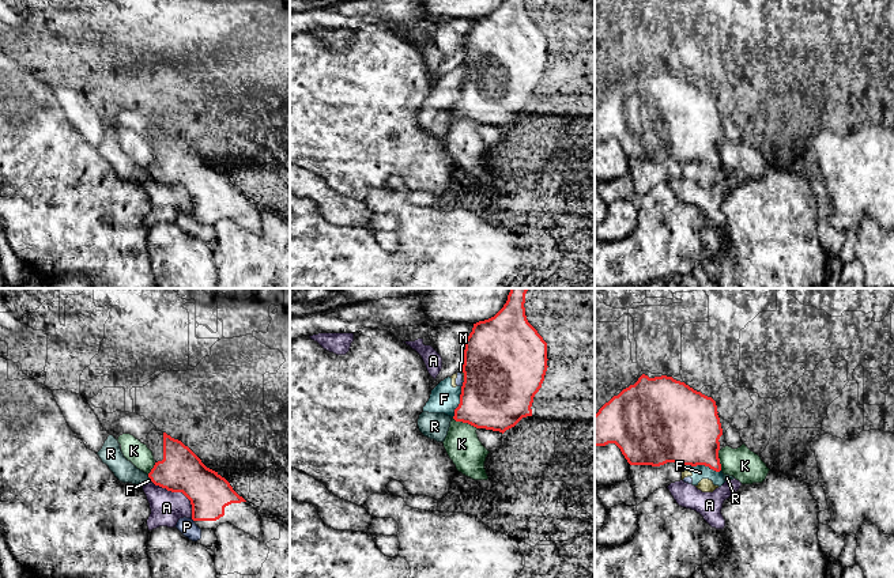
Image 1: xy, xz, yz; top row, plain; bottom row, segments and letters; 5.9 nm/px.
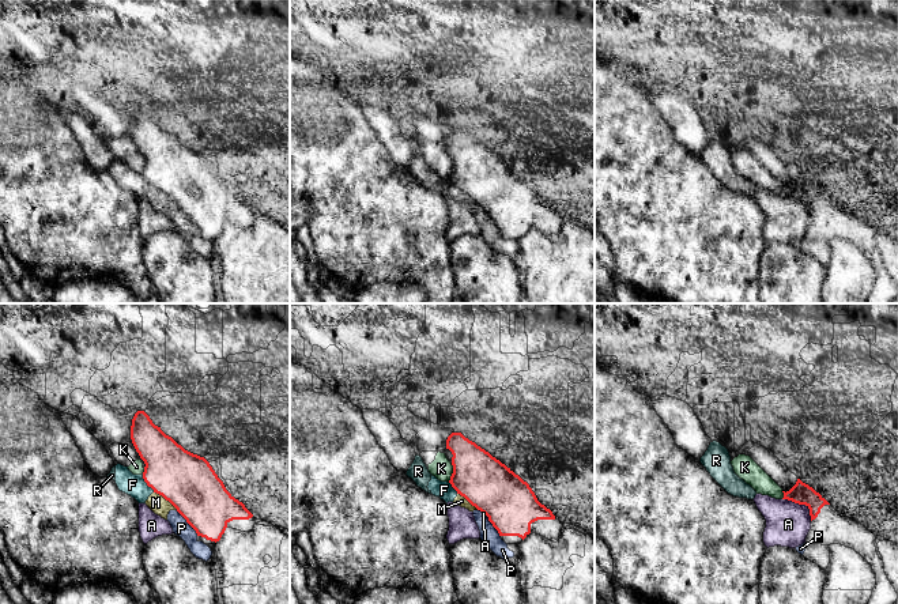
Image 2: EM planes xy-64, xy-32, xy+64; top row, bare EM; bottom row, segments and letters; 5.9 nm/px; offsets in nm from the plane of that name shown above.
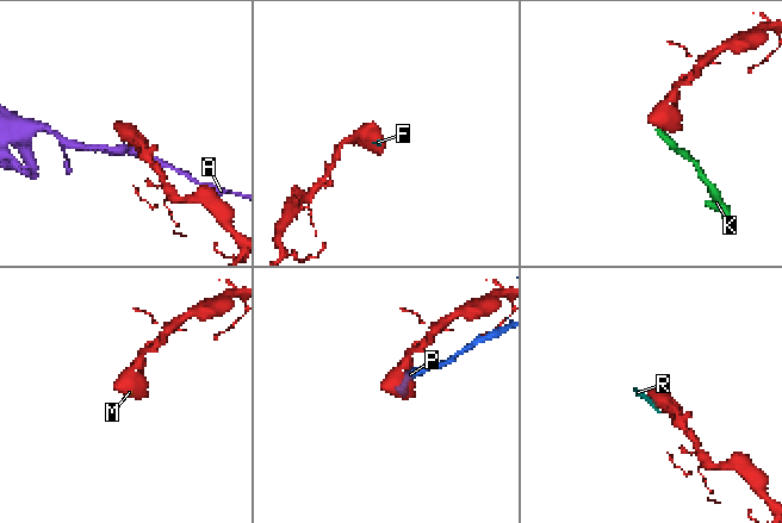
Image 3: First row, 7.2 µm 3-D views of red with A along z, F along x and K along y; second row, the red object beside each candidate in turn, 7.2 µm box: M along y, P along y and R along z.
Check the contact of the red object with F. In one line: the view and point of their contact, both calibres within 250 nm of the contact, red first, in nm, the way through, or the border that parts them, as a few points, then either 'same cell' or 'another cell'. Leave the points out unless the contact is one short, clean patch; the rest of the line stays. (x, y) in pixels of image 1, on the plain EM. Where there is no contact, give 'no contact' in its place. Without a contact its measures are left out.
meets red in yz at (701, 159); 440 nm thick on the red side, 90 nm on the other; border along yz (682, 162), (708, 161), (720, 166); another cell

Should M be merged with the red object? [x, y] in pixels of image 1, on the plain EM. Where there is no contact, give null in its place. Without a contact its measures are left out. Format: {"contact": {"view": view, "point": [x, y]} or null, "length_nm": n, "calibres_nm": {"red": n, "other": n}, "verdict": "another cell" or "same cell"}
{"contact": {"view": "xz", "point": [464, 70]}, "length_nm": 70, "calibres_nm": {"red": 480, "other": 20}, "verdict": "another cell"}

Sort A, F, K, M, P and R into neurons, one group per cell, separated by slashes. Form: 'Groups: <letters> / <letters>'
Groups: A / F M P R / K

